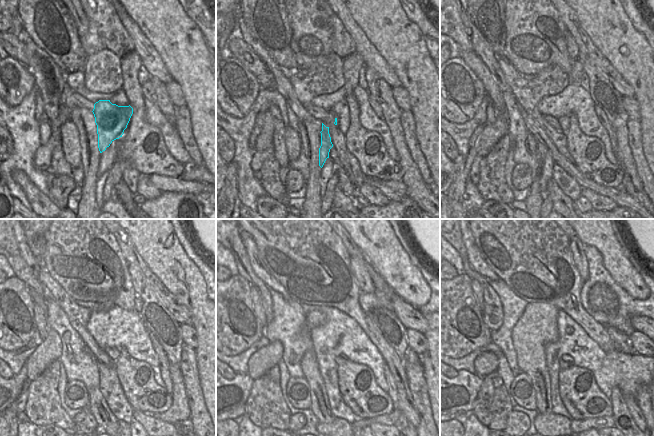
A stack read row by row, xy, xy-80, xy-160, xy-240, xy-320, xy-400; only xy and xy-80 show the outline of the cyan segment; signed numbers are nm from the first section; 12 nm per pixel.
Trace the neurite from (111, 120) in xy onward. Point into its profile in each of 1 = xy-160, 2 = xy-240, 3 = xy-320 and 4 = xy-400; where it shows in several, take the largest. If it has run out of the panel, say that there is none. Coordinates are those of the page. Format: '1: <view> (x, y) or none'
1: xy-160 (534, 188)
2: xy-240 (79, 417)
3: xy-320 (297, 421)
4: xy-400 (517, 422)

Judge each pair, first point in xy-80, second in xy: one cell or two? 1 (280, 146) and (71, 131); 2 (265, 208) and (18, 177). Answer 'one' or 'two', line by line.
1: two
2: one

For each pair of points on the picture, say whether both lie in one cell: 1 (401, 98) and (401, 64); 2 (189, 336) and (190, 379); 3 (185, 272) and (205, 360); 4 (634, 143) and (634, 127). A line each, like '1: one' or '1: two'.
1: two
2: two
3: one
4: one

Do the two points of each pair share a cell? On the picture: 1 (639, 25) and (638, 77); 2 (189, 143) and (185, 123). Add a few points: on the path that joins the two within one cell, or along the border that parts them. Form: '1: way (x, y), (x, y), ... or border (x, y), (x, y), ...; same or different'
1: border (625, 12), (632, 26), (643, 36); different
2: way (187, 138), (185, 128); same

